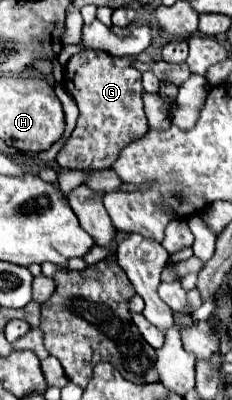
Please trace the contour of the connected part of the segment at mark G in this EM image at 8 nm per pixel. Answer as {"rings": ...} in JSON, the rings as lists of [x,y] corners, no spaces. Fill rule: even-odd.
{"rings":[[[86,49],[64,67],[64,87],[76,99],[80,117],[56,161],[64,169],[110,169],[120,151],[148,131],[142,107],[142,73],[134,69],[136,55],[112,57],[104,51]]]}

